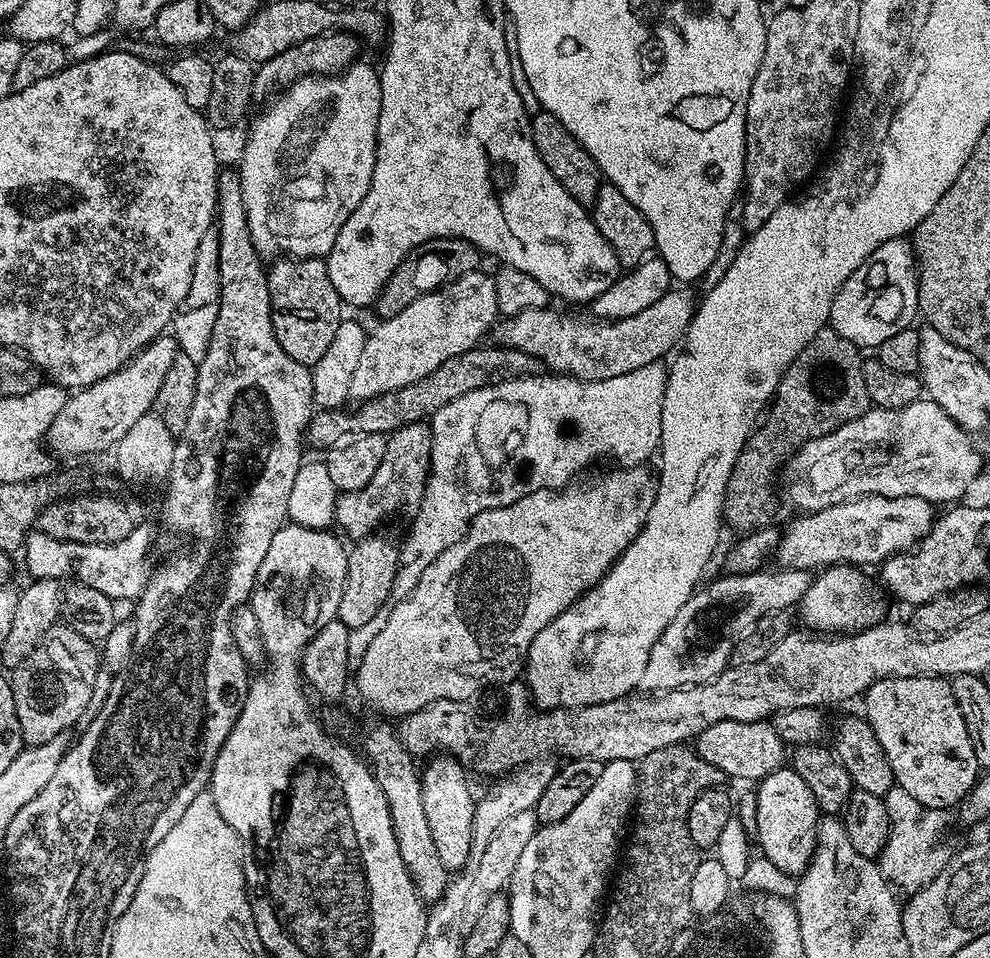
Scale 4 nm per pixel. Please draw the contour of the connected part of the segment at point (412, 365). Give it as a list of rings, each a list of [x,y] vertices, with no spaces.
[[[484,270],[467,273],[418,297],[400,314],[381,319],[377,328],[368,332],[362,358],[350,381],[351,399],[369,400],[402,390],[402,386],[410,386],[410,382],[418,382],[418,378],[426,378],[426,374],[438,370],[442,362],[477,347],[483,341],[480,339],[491,333],[497,319],[496,282]]]

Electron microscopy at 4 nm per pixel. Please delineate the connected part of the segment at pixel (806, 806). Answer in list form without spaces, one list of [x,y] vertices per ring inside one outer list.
[[[785,766],[759,781],[754,791],[758,798],[754,840],[755,843],[756,840],[760,843],[759,851],[768,859],[772,852],[776,852],[772,844],[780,844],[780,840],[784,840],[784,864],[788,864],[788,868],[800,868],[805,872],[814,854],[816,831],[822,815],[814,794],[810,794],[810,786],[806,786],[806,782],[798,778],[791,766]]]

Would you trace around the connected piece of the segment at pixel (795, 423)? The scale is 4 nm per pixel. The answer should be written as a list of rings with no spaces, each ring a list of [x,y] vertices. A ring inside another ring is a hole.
[[[831,326],[824,327],[806,342],[802,354],[790,362],[766,409],[764,425],[762,420],[738,454],[730,482],[726,482],[723,523],[737,528],[740,534],[771,525],[776,516],[776,476],[778,480],[778,473],[788,460],[806,442],[863,416],[869,407],[861,349]]]

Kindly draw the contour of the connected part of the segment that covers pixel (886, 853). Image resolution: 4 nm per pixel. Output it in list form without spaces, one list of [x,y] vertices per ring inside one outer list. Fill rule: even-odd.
[[[897,787],[889,790],[883,799],[889,814],[890,830],[885,848],[878,857],[880,872],[889,884],[897,889],[905,888],[905,893],[911,894],[925,888],[954,855],[953,849],[944,845],[949,813],[942,808],[922,806],[918,798],[910,798],[906,790]]]

